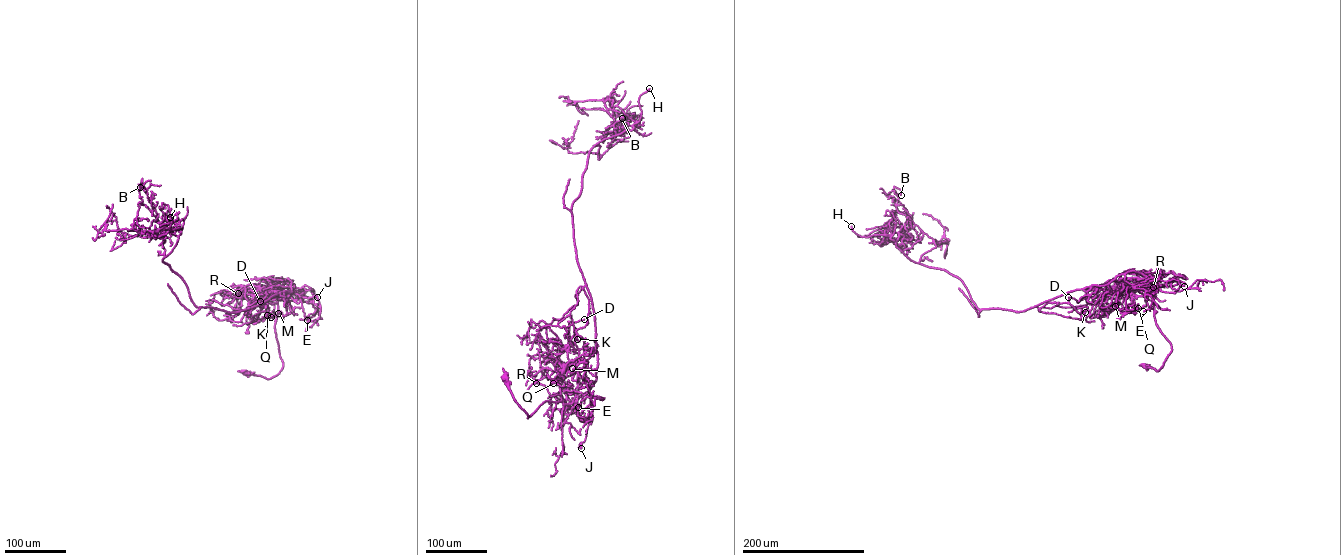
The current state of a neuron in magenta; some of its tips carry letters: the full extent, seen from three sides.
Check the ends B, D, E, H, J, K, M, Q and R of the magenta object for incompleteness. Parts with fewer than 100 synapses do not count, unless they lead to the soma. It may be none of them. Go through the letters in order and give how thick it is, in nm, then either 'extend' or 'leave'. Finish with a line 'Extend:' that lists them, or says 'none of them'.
B: calibre 340 nm; leave
D: calibre 320 nm; leave
E: calibre 550 nm; leave
H: calibre 360 nm; leave
J: calibre 400 nm; leave
K: calibre 220 nm; leave
M: calibre 550 nm; leave
Q: calibre 220 nm; leave
R: calibre 240 nm; leave
Extend: none of them

